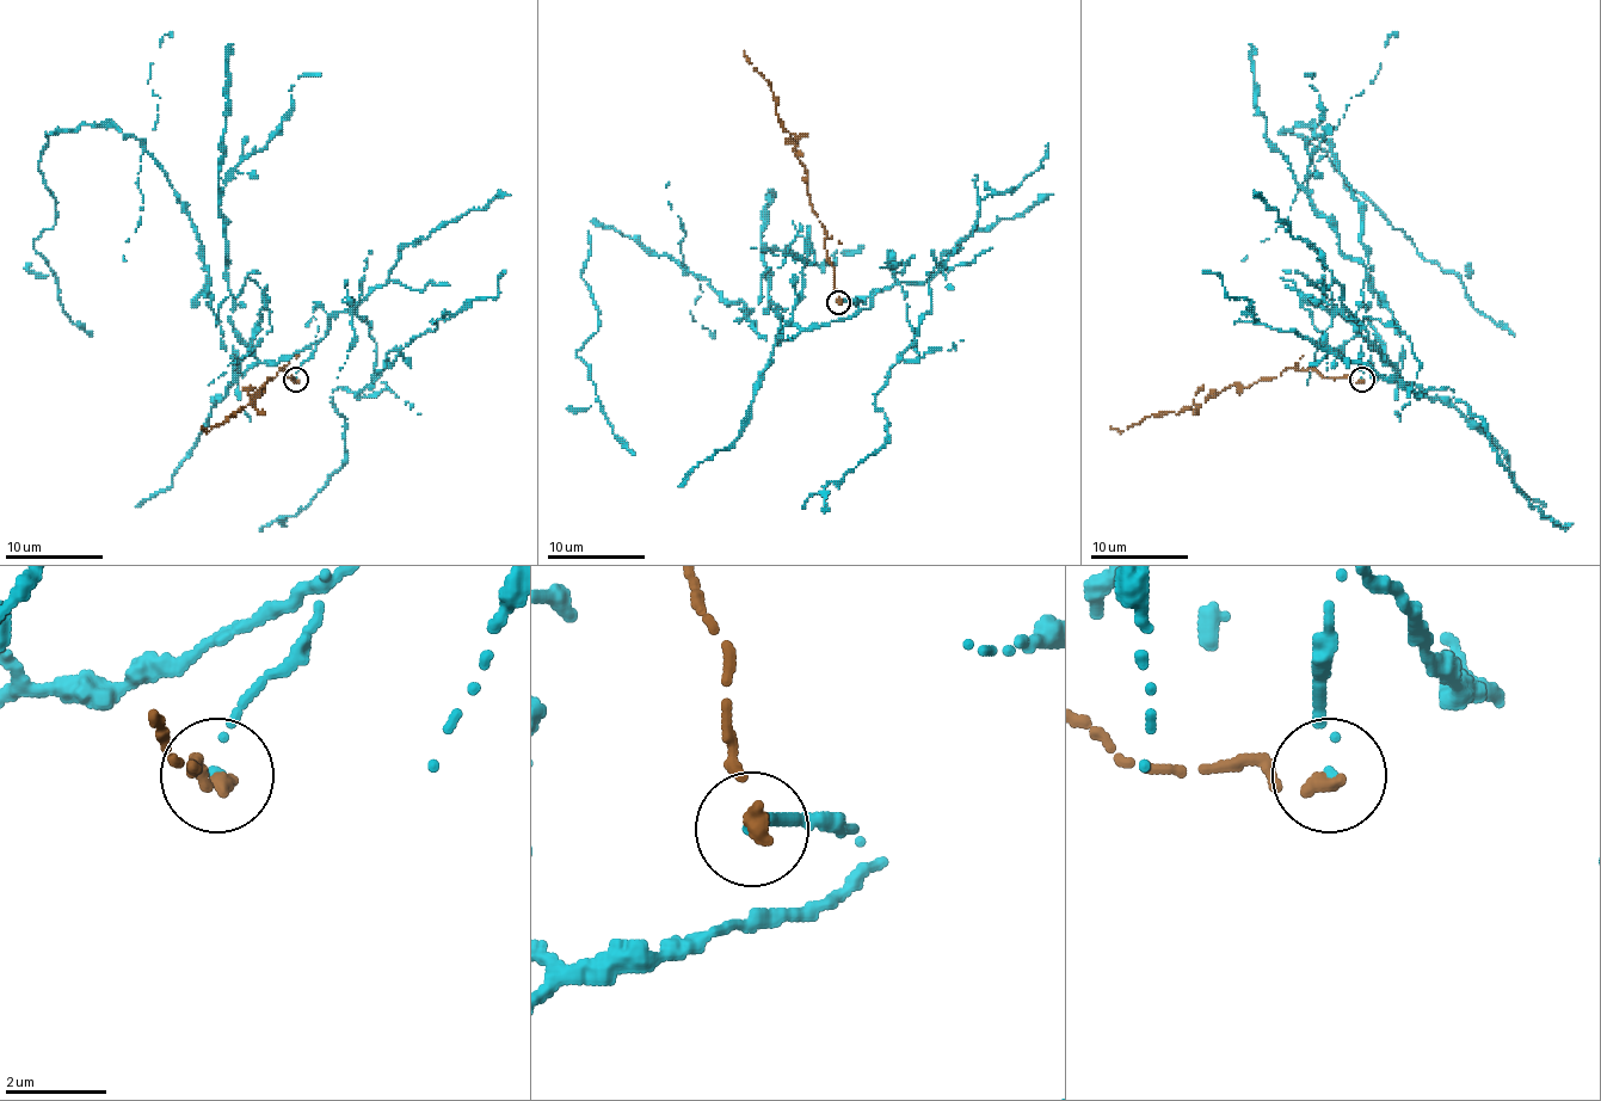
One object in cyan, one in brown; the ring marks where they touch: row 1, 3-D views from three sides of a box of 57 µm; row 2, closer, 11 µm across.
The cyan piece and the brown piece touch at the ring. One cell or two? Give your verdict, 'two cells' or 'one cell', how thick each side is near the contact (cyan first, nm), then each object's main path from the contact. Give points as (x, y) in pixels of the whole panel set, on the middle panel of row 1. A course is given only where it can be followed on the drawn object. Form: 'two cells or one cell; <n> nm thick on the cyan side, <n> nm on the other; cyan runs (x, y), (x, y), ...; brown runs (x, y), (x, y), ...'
two cells; 140 nm thick on the cyan side, 300 nm on the other; cyan runs (838, 301), (859, 308), (790, 326), (593, 223), (598, 331), (576, 357), (634, 455); brown runs (838, 301), (824, 226), (810, 202), (807, 170), (795, 151), (798, 139), (775, 114), (770, 85), (744, 50)

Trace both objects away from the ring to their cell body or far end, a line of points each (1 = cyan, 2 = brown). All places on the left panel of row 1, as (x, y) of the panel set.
1: (296, 380), (315, 340), (257, 358), (165, 171), (85, 124), (45, 134), (55, 225), (34, 248), (92, 336)
2: (296, 380), (282, 368), (252, 397), (254, 404), (233, 411), (209, 431), (201, 426)

